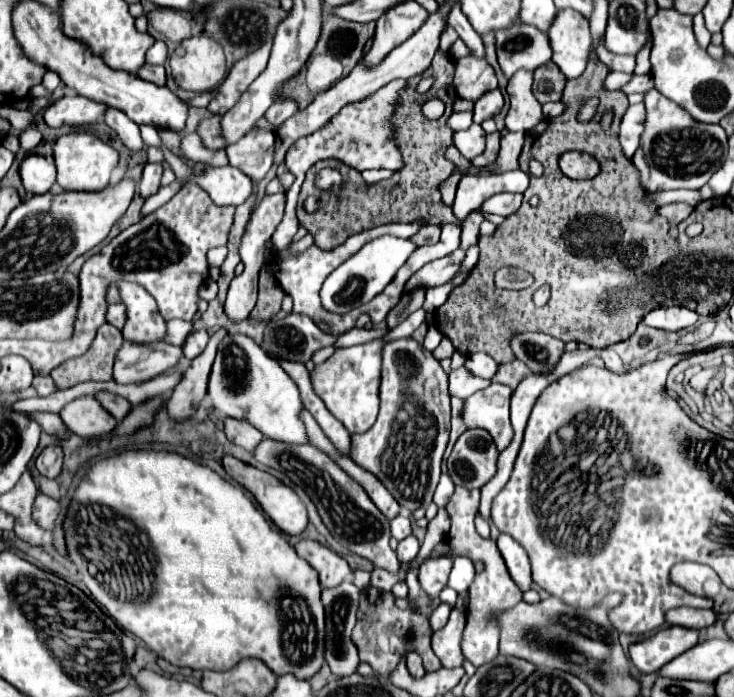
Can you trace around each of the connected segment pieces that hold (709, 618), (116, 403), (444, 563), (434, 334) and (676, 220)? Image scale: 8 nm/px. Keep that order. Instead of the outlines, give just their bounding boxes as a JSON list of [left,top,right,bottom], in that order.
[[666,608,716,628],[96,392,132,422],[418,558,452,598],[422,324,442,352],[660,202,690,238]]

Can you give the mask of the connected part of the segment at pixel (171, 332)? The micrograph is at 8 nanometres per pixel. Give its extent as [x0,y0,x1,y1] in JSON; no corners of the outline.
[166,320,192,346]

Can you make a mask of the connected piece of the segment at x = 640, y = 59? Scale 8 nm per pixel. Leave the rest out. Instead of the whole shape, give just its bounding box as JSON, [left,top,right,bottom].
[634,46,650,74]

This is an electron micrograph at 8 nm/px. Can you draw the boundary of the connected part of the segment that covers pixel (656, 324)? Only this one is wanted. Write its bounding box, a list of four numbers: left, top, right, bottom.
[644,306,698,332]

